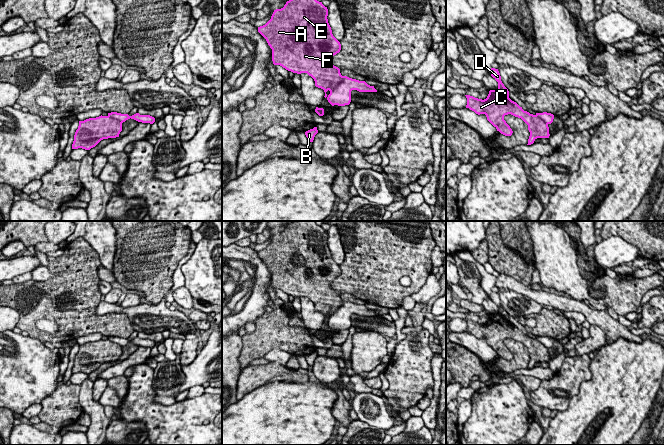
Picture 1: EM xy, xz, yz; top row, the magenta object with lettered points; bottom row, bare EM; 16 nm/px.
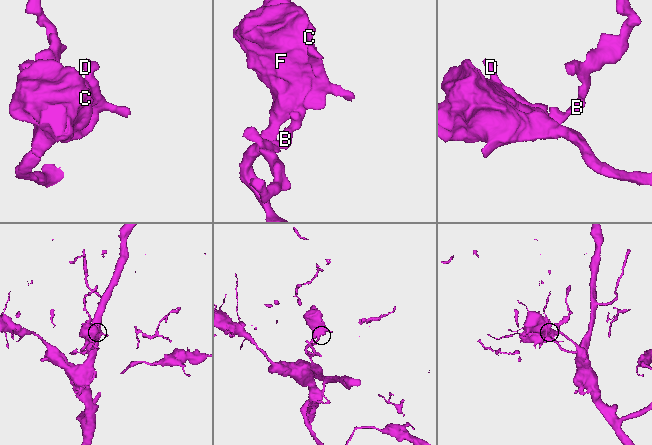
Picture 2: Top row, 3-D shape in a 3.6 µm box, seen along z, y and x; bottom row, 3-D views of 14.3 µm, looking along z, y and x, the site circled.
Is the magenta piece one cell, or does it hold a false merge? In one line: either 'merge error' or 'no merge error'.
merge error

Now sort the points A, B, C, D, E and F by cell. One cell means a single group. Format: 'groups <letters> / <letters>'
groups A C E F / B D

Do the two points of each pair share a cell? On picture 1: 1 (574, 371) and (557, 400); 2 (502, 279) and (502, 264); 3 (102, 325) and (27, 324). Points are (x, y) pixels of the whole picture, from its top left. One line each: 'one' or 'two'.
1: one
2: two
3: one

